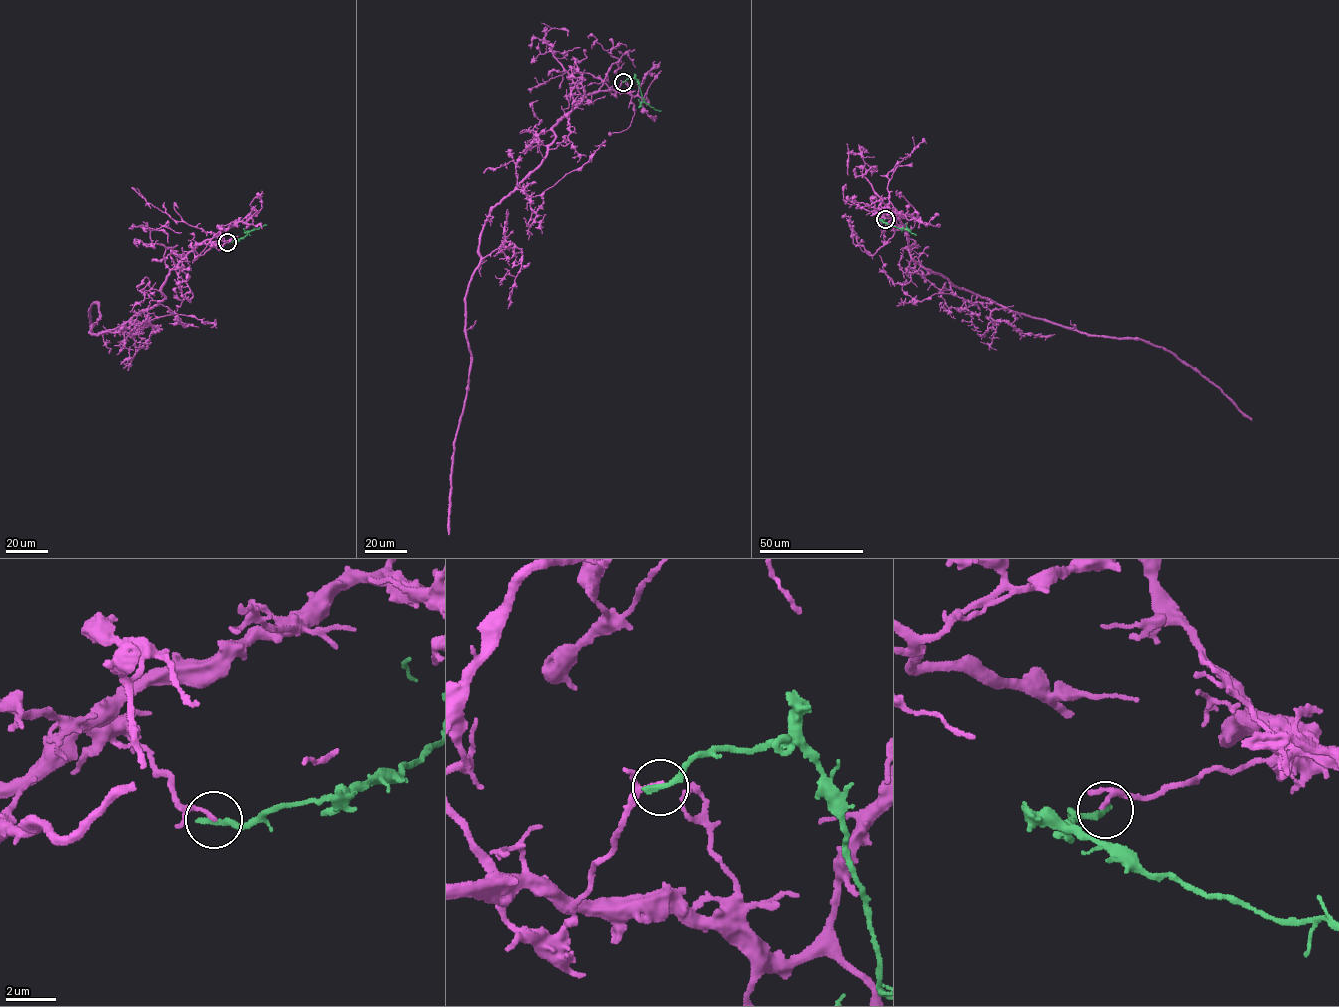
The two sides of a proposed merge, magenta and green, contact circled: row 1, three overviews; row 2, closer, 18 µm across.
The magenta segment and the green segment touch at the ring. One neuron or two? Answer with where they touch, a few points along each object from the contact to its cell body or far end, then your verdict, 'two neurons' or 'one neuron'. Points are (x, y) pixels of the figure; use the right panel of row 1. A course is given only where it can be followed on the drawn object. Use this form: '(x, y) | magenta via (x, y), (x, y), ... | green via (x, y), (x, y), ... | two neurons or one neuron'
(885, 219) | magenta via (885, 219), (899, 212), (911, 259), (951, 284), (1087, 334), (1164, 347), (1251, 421) | green via (885, 219), (882, 221), (889, 225), (915, 235) | two neurons

